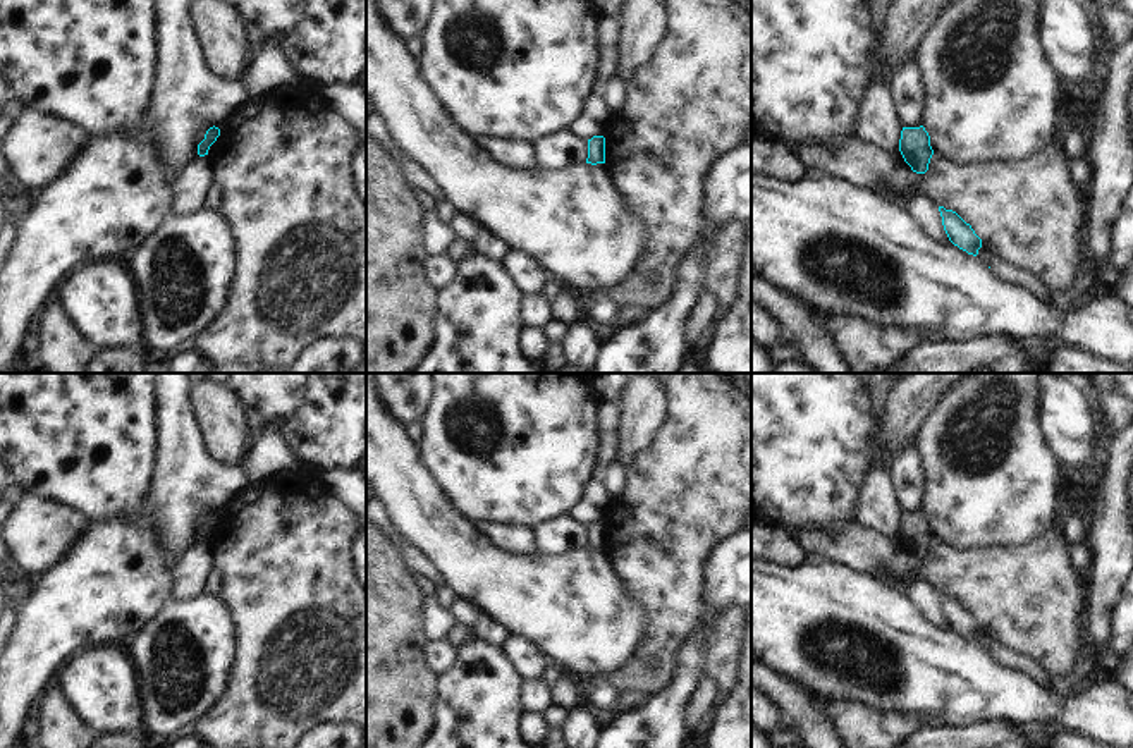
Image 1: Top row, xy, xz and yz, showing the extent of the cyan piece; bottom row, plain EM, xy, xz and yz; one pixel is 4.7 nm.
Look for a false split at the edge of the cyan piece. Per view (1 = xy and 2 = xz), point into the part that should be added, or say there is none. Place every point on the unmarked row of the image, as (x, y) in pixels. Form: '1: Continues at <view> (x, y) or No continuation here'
1: No continuation here
2: No continuation here

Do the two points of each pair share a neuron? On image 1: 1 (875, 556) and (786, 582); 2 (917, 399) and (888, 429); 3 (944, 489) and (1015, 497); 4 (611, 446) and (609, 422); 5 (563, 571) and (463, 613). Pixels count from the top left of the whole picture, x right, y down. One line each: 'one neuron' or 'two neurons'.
1: two neurons
2: one neuron
3: one neuron
4: one neuron
5: two neurons

